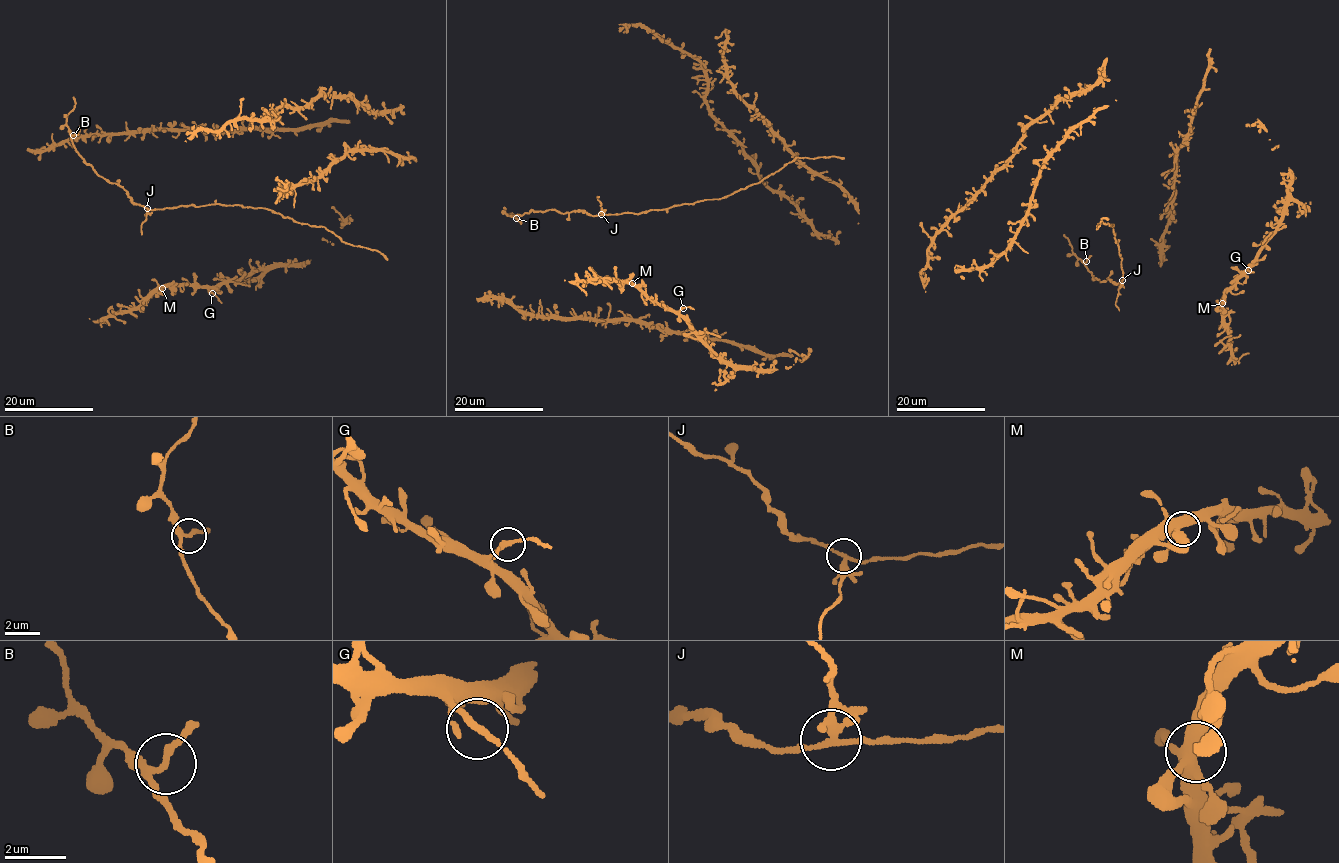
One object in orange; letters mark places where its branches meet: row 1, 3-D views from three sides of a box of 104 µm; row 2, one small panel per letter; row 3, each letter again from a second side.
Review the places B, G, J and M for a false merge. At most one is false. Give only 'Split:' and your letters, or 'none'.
Split: J

